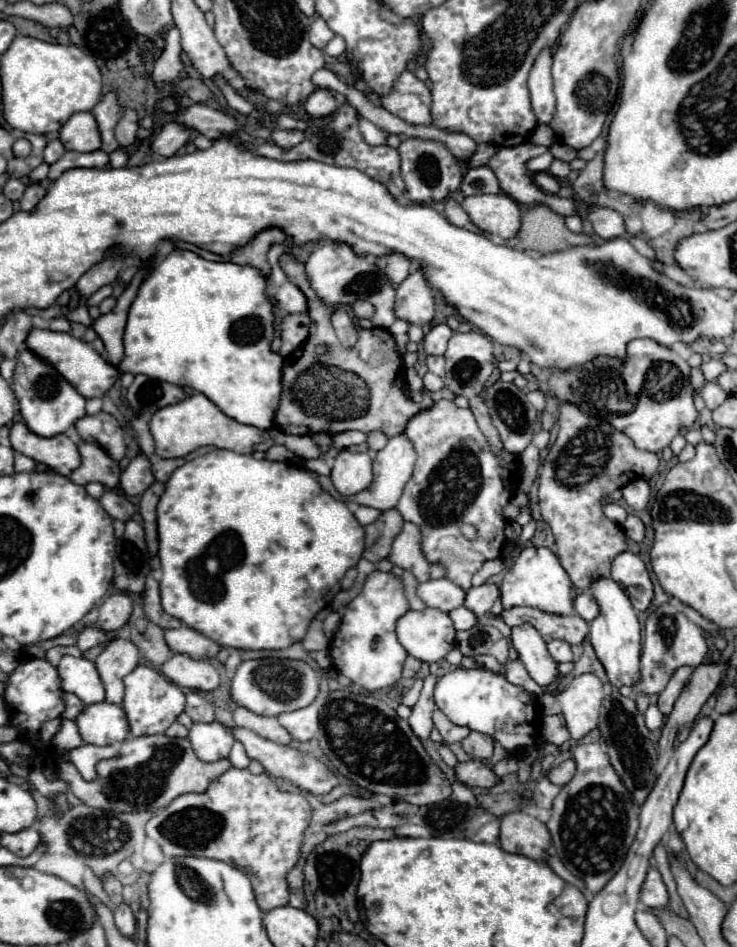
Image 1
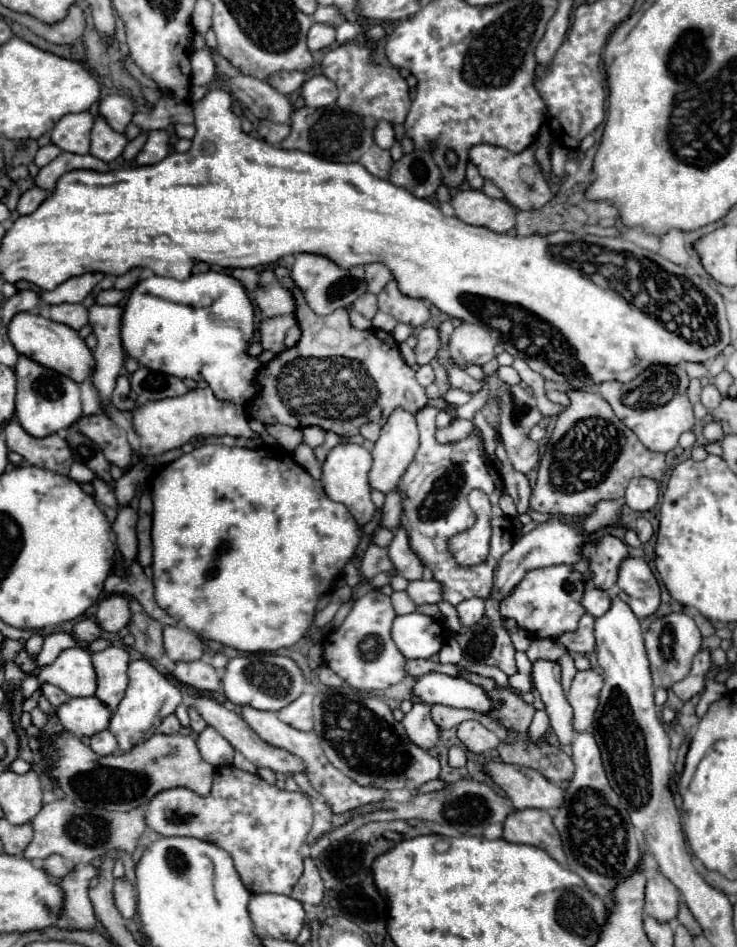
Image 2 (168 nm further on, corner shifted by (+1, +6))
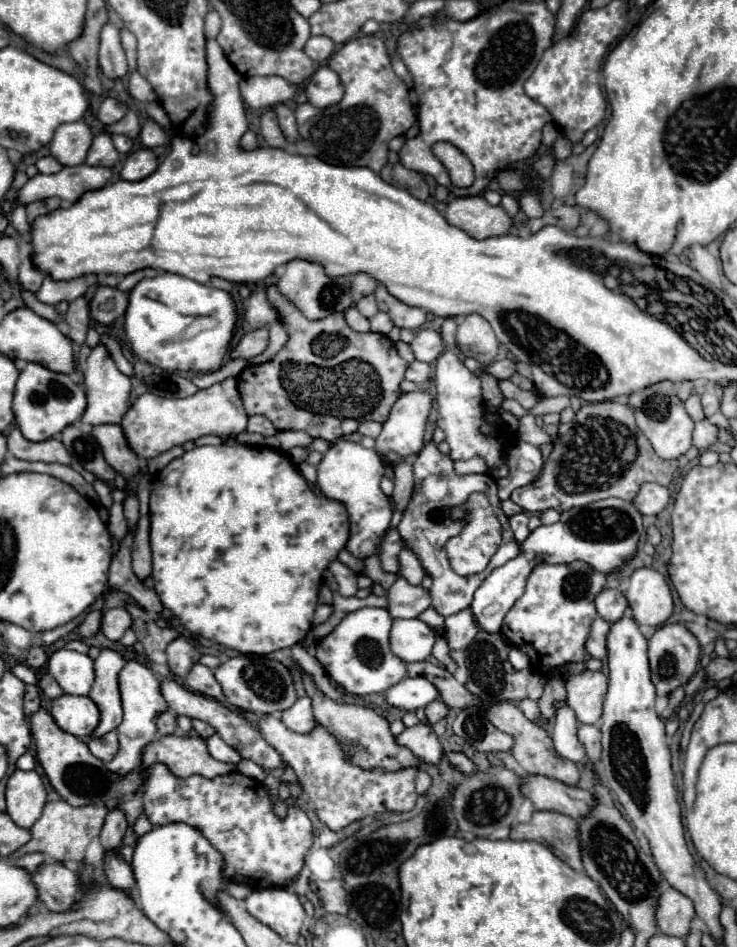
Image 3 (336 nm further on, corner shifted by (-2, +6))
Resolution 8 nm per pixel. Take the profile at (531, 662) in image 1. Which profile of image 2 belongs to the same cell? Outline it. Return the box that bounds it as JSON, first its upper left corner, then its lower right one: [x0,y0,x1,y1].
[531,661,573,745]

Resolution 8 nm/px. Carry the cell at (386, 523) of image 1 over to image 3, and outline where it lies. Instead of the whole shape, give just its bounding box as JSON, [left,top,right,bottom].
[392,461,414,511]

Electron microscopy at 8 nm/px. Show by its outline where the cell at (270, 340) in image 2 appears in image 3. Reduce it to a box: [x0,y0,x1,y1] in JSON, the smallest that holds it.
[230,327,268,361]

